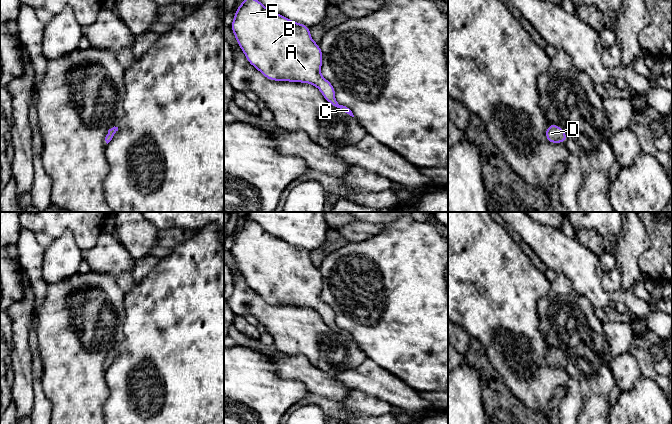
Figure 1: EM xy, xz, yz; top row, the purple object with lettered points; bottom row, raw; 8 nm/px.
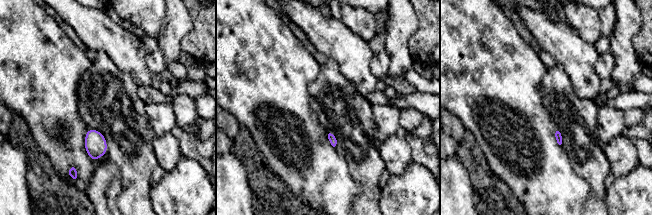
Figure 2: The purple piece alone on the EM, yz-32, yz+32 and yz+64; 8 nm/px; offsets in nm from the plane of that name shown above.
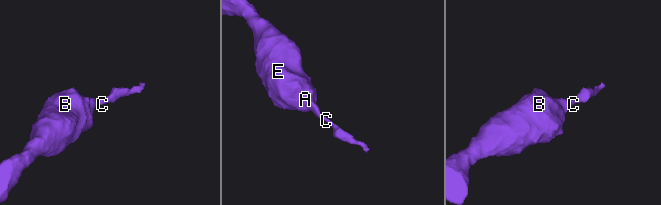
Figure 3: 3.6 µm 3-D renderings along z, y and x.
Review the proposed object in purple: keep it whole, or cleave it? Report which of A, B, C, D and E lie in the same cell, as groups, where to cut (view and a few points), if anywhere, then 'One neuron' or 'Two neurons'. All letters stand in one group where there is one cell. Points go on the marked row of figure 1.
Groups: A B C D E. No split. One neuron

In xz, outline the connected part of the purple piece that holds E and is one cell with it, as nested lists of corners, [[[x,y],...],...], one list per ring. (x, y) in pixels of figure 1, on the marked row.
[[[244,0],[235,11],[234,19],[230,27],[248,62],[267,79],[273,81],[312,84],[320,90],[325,100],[327,100],[333,107],[354,117],[349,108],[340,105],[336,101],[333,85],[321,75],[320,70],[322,67],[323,54],[319,44],[313,41],[309,27],[301,23],[294,22],[283,15],[269,10],[259,0]]]

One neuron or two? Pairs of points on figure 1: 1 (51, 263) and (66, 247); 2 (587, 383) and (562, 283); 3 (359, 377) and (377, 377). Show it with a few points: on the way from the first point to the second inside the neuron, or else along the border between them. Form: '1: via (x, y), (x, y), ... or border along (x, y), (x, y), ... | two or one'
1: via (55, 259), (63, 251) | one
2: via (587, 358), (586, 348), (568, 323), (563, 308) | one
3: via (363, 377), (373, 377) | one

